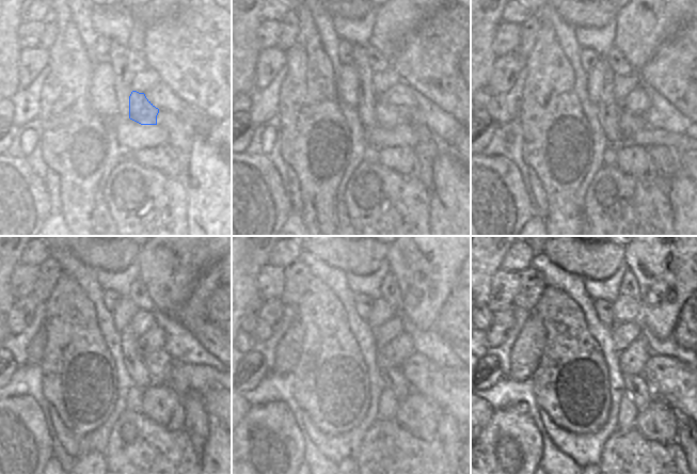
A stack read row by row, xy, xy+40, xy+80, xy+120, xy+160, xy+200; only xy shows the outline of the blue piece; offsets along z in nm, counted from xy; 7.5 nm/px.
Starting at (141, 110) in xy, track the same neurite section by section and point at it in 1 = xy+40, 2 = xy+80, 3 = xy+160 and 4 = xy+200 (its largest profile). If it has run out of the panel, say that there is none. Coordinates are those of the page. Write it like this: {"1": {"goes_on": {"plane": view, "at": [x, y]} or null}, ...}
{"1": {"goes_on": {"plane": "xy+40", "at": [387, 116]}}, "2": {"goes_on": {"plane": "xy+80", "at": [630, 124]}}, "3": {"goes_on": {"plane": "xy+160", "at": [425, 377]}}, "4": {"goes_on": {"plane": "xy+200", "at": [687, 390]}}}

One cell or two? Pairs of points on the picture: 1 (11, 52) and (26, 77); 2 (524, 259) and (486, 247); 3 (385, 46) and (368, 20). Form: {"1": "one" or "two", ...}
{"1": "two", "2": "two", "3": "two"}

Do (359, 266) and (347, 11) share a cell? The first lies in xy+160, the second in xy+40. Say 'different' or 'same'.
same

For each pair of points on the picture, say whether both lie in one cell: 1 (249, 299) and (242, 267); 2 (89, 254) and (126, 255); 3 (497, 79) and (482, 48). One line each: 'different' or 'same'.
1: same
2: same
3: different

